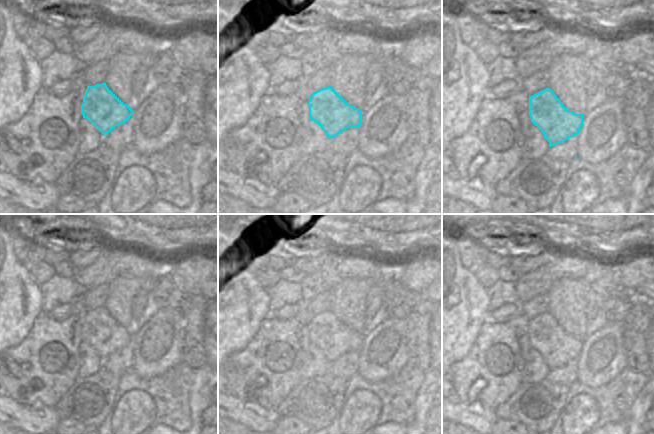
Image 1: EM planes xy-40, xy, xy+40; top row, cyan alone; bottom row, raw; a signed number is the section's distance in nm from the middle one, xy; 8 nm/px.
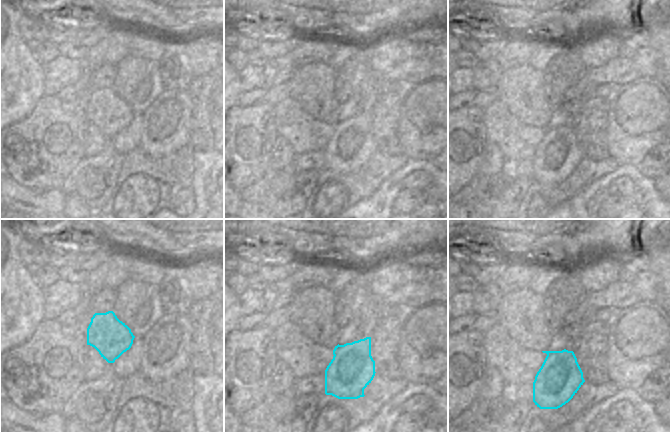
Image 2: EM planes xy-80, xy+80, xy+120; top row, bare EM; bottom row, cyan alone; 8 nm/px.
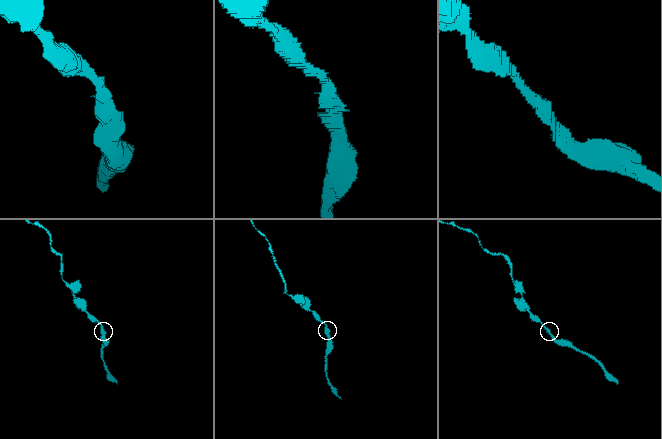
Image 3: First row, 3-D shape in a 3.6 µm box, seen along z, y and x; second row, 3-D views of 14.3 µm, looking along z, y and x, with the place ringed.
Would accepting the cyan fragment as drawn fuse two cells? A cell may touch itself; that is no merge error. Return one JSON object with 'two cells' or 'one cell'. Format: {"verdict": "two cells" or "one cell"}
{"verdict": "two cells"}

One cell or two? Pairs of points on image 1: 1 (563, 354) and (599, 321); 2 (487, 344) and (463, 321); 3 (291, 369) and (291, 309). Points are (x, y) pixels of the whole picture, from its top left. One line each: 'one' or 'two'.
1: two
2: two
3: two

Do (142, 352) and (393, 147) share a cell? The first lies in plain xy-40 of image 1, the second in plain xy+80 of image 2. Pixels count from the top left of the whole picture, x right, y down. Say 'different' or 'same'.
same

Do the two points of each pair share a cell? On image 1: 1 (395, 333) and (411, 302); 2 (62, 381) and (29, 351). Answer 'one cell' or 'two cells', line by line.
1: two cells
2: one cell

